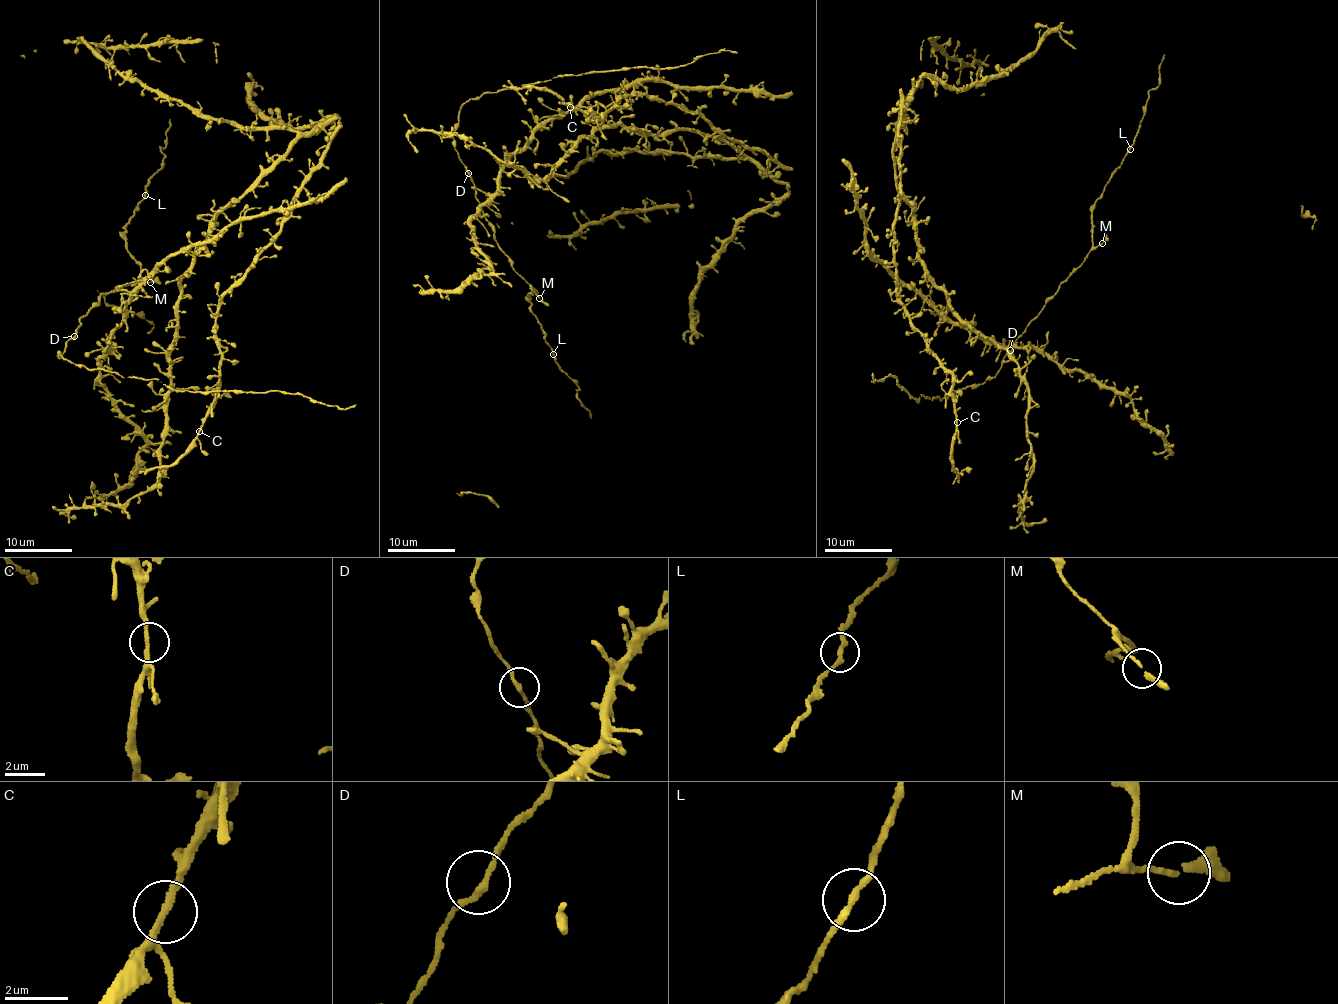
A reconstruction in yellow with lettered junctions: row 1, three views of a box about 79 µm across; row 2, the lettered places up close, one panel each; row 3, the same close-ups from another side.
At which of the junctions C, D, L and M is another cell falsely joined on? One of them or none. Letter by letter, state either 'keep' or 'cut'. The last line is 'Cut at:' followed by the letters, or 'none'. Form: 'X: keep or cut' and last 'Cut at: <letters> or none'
C: keep
D: keep
L: keep
M: keep
Cut at: none

